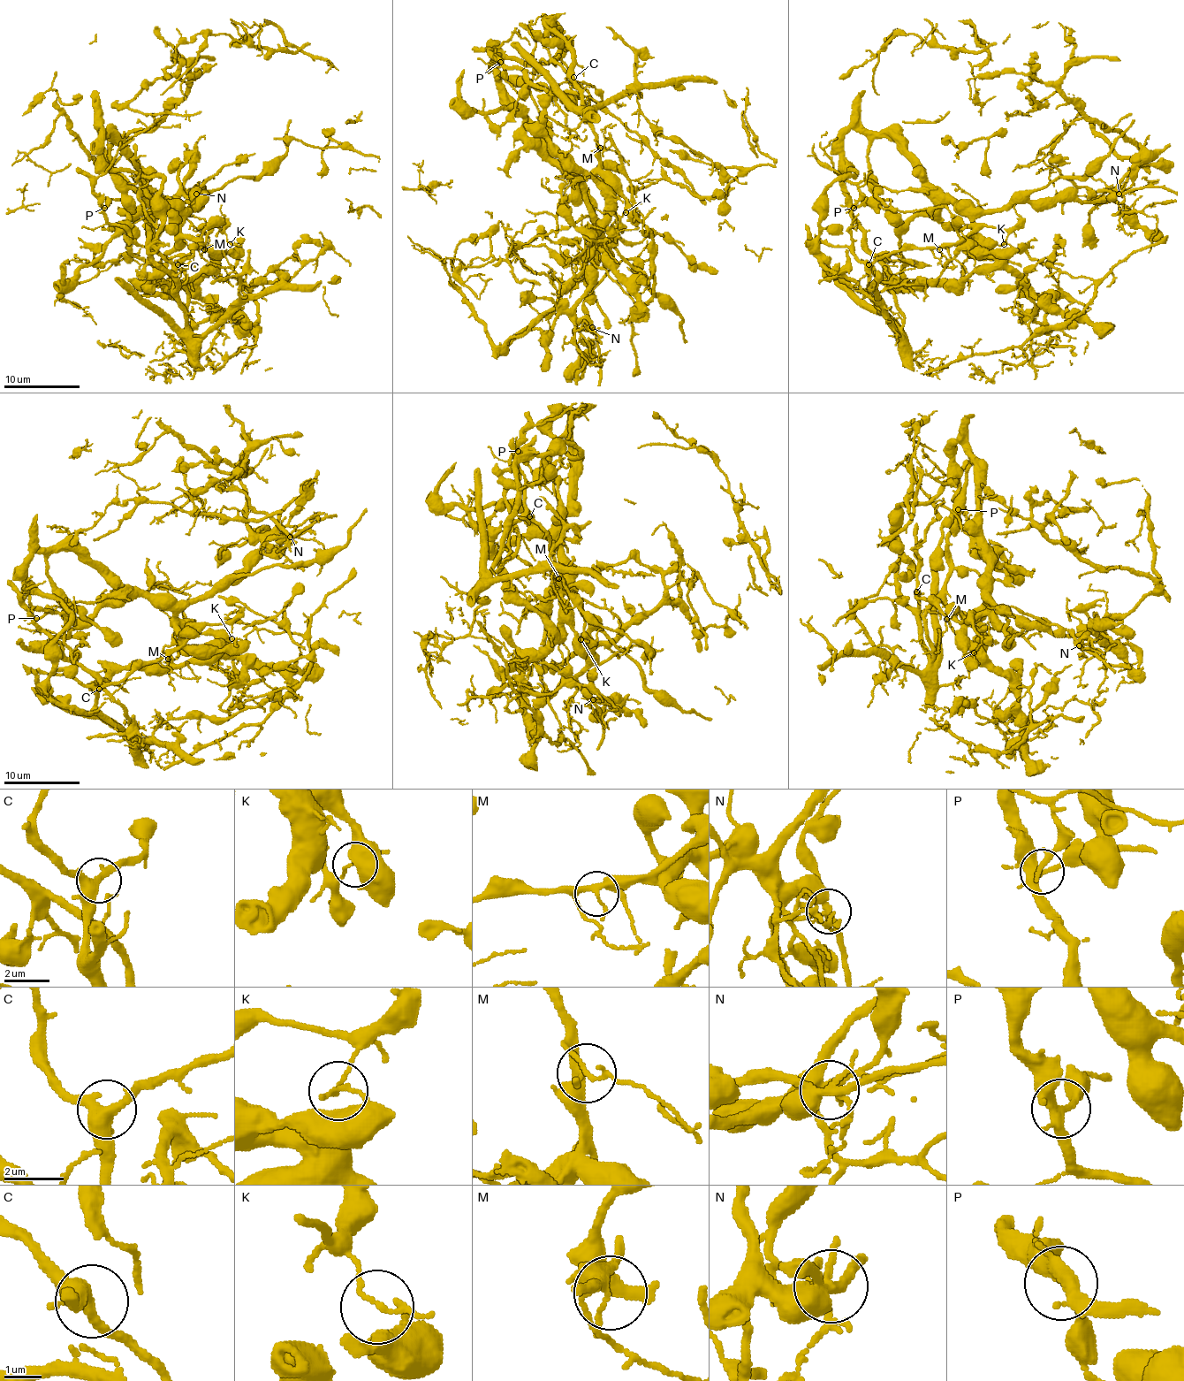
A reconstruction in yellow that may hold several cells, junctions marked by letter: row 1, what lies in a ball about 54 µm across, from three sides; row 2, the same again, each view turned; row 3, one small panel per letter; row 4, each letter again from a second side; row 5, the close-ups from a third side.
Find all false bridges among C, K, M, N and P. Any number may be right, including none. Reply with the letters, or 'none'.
K, N

